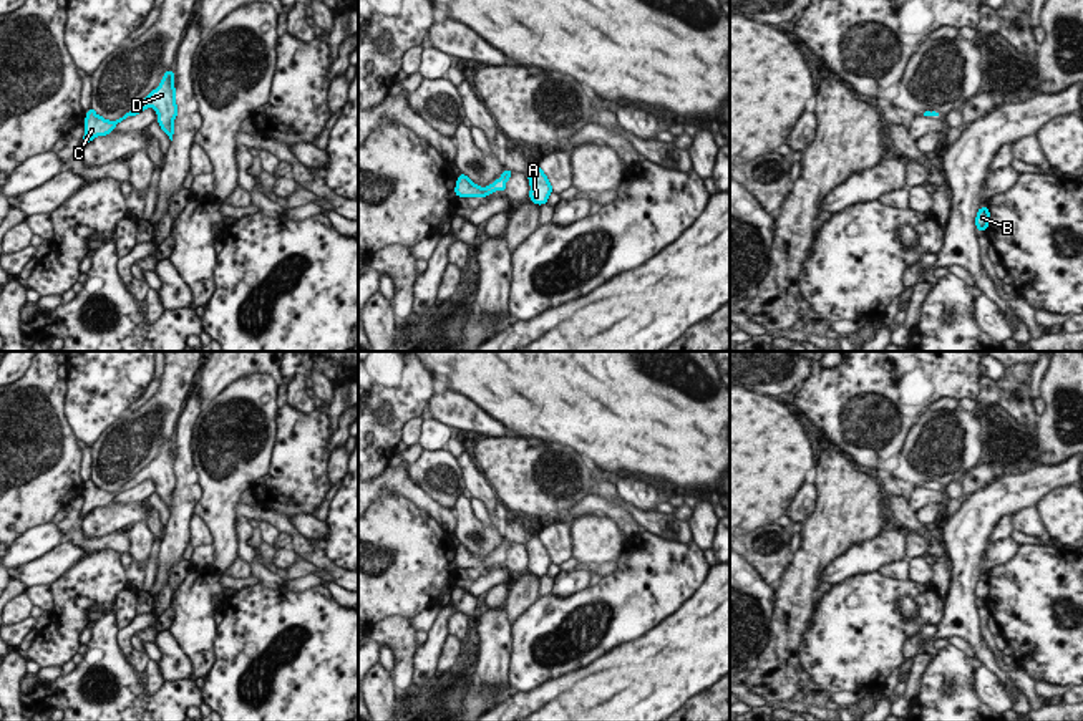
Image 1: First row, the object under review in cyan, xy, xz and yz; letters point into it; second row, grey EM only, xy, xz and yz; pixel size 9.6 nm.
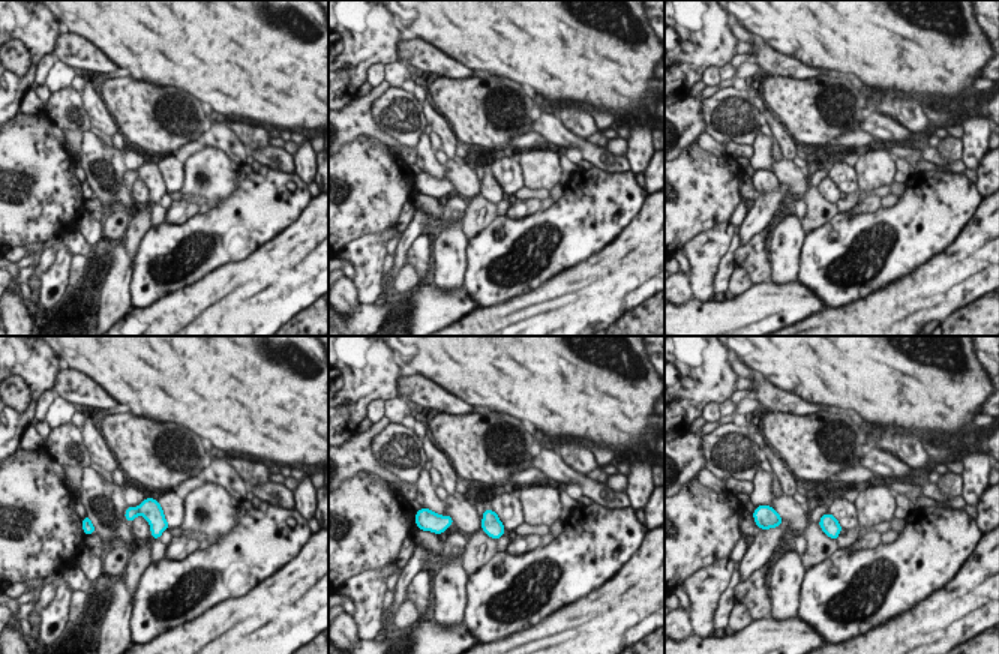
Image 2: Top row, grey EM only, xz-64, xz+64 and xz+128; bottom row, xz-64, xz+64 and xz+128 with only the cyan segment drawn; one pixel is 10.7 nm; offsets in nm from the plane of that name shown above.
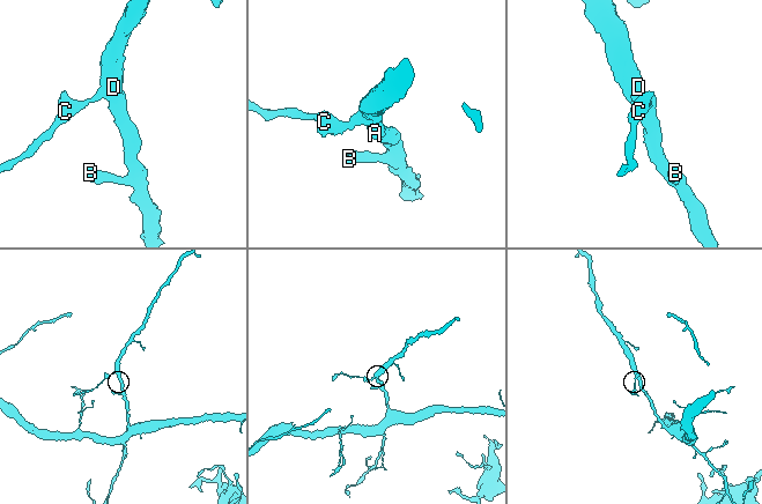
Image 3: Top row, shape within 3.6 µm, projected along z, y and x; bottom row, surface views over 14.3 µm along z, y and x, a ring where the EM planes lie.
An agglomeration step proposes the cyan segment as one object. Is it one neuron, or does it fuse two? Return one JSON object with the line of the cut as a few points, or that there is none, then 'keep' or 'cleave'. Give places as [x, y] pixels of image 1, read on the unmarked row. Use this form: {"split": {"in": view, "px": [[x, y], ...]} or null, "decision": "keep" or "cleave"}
{"split": null, "decision": "keep"}

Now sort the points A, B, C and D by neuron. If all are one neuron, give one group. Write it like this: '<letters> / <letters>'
A B C D

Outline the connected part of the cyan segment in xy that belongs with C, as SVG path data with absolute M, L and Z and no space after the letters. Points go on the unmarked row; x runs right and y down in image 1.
M169 441L163 446L161 456L153 461L141 474L138 474L129 484L116 492L104 491L98 487L93 479L86 482L85 496L85 507L83 517L93 512L98 507L106 507L114 499L126 491L128 487L138 487L146 479L154 479L158 486L158 496L161 501L169 507L172 512L174 507L174 491L177 487L177 476L176 476L176 461L174 461L174 443Z

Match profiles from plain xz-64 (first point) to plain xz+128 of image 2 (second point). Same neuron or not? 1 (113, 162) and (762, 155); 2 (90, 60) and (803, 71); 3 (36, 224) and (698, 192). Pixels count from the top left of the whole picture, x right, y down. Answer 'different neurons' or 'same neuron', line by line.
1: same neuron
2: same neuron
3: same neuron

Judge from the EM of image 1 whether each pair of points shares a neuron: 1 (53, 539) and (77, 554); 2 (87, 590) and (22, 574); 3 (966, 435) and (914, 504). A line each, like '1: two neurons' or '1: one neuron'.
1: two neurons
2: two neurons
3: two neurons

